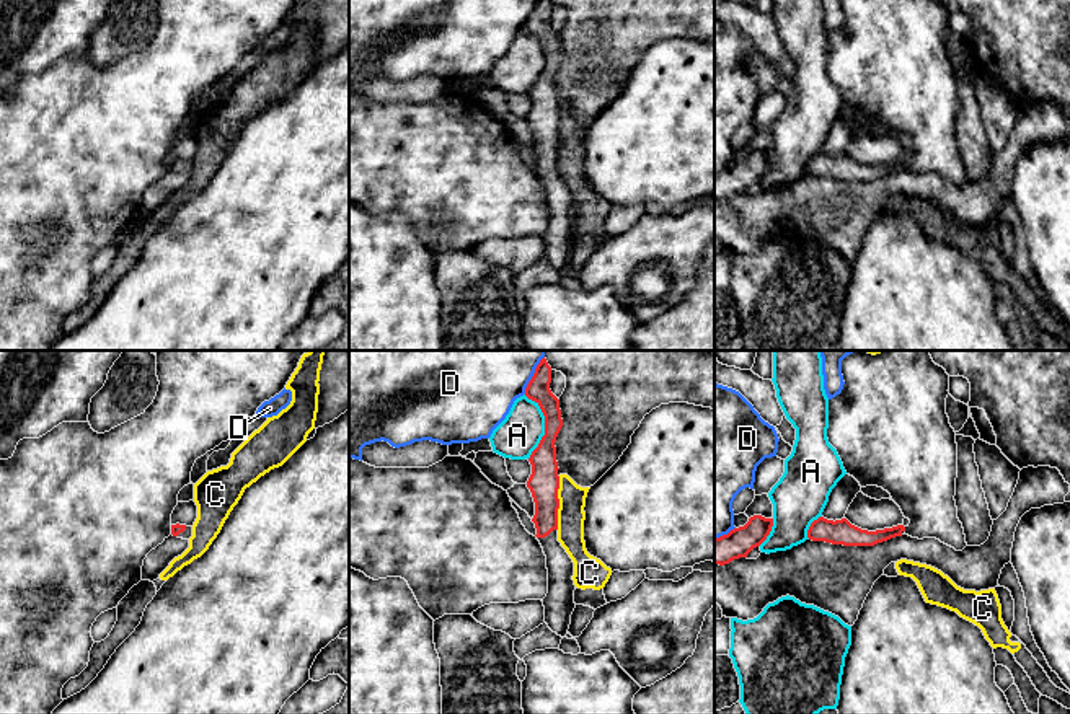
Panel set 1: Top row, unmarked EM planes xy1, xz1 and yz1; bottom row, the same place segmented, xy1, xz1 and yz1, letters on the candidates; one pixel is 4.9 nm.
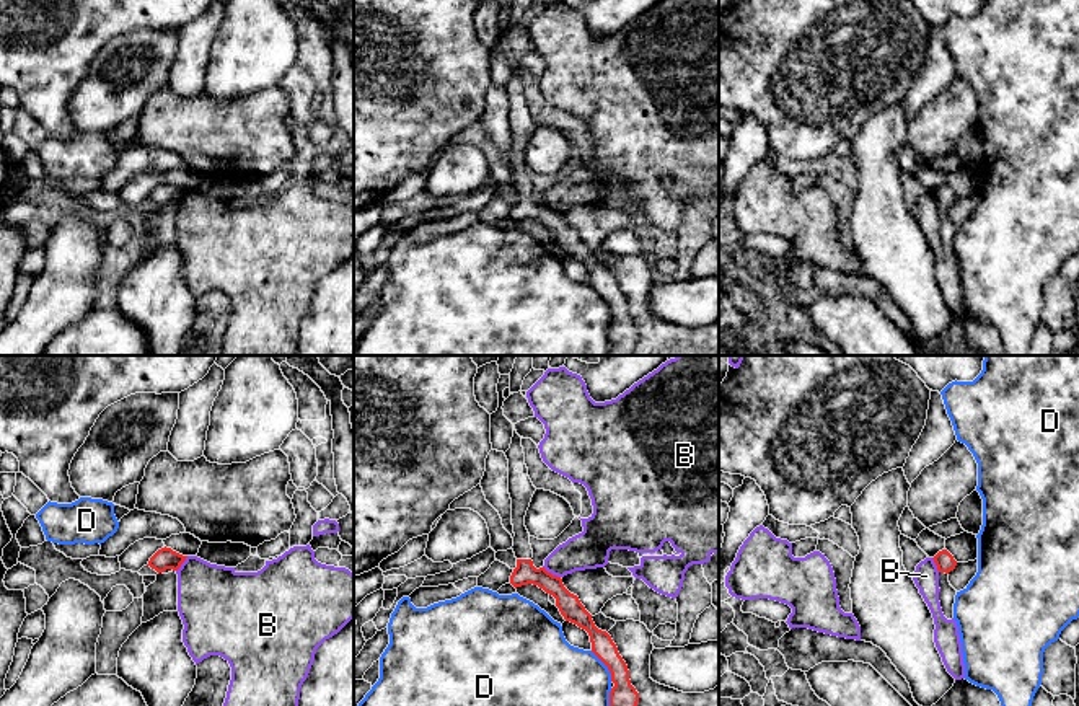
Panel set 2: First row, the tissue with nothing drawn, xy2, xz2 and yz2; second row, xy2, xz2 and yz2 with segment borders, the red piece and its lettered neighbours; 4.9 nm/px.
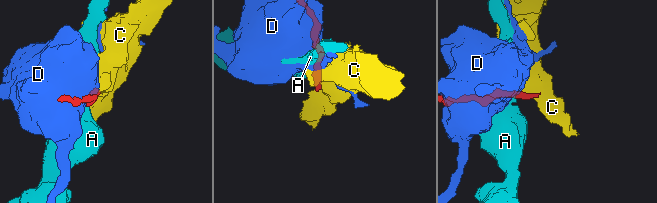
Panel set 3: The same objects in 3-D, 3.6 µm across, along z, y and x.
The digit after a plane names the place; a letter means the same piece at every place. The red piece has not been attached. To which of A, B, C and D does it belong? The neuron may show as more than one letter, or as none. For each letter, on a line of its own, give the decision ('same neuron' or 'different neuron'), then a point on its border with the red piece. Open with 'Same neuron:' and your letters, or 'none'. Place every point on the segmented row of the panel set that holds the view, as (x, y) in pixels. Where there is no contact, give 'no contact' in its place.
Same neuron: none
A: different neuron; meets red in xz1 at (545, 426)
B: different neuron; meets red in xz2 at (550, 573)
C: different neuron; meets red in xz1 at (558, 502)
D: different neuron; meets red in xz2 at (605, 664)

